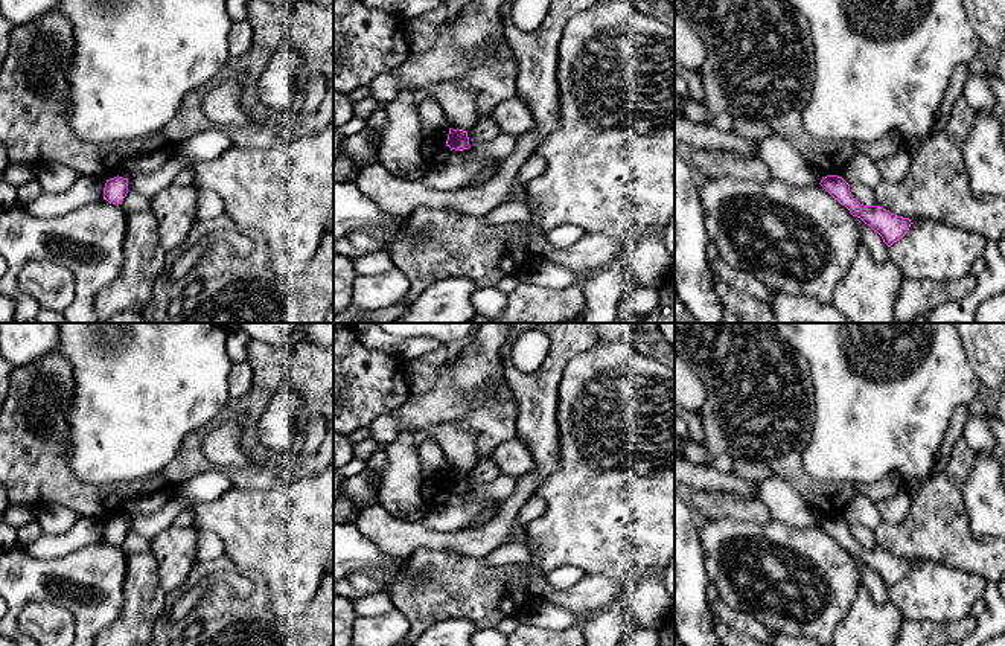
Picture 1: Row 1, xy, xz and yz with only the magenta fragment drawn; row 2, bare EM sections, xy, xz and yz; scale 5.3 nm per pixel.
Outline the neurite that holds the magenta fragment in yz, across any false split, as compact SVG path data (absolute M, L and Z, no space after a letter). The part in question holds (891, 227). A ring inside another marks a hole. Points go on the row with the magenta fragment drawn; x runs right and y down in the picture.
M838 175L822 177L819 183L834 200L845 206L853 216L860 218L877 232L883 242L891 247L900 241L911 227L911 219L897 216L880 206L863 206L850 192L850 184Z

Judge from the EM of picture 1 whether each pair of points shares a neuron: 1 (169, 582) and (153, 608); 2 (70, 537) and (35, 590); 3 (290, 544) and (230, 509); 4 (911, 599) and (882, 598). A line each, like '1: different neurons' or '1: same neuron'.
1: different neurons
2: different neurons
3: same neuron
4: different neurons

